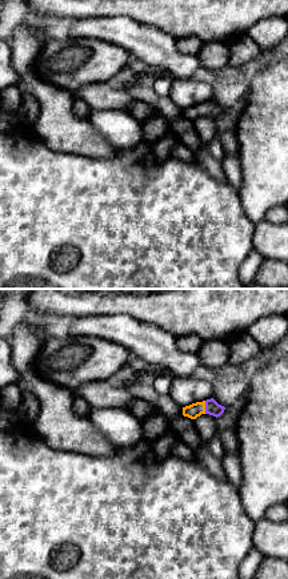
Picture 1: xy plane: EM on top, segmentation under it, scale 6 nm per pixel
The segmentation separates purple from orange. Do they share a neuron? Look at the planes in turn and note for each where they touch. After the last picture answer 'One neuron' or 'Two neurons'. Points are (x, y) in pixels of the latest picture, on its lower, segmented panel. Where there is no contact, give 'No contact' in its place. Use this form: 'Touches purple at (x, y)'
Touches purple at (206, 407)

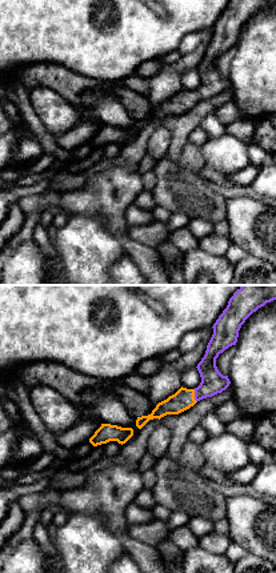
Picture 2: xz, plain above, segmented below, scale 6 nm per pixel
Touches purple at (195, 396)

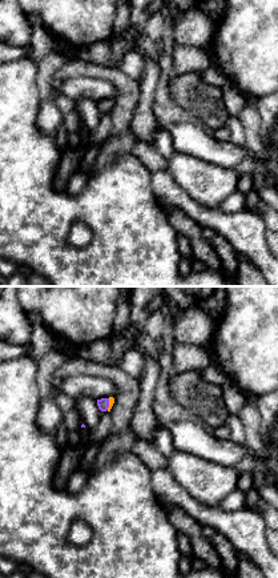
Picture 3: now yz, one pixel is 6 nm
Touches purple at (108, 404)

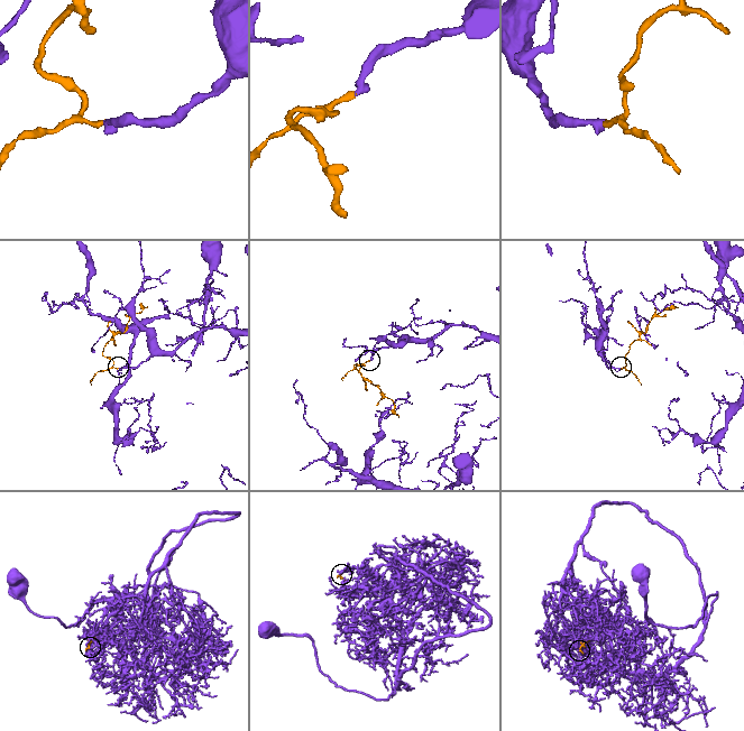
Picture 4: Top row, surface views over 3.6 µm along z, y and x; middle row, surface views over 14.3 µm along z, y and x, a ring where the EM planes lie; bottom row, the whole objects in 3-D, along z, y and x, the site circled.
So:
One neuron

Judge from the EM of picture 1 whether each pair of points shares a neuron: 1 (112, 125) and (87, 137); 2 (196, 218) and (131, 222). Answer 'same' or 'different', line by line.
1: different
2: same

